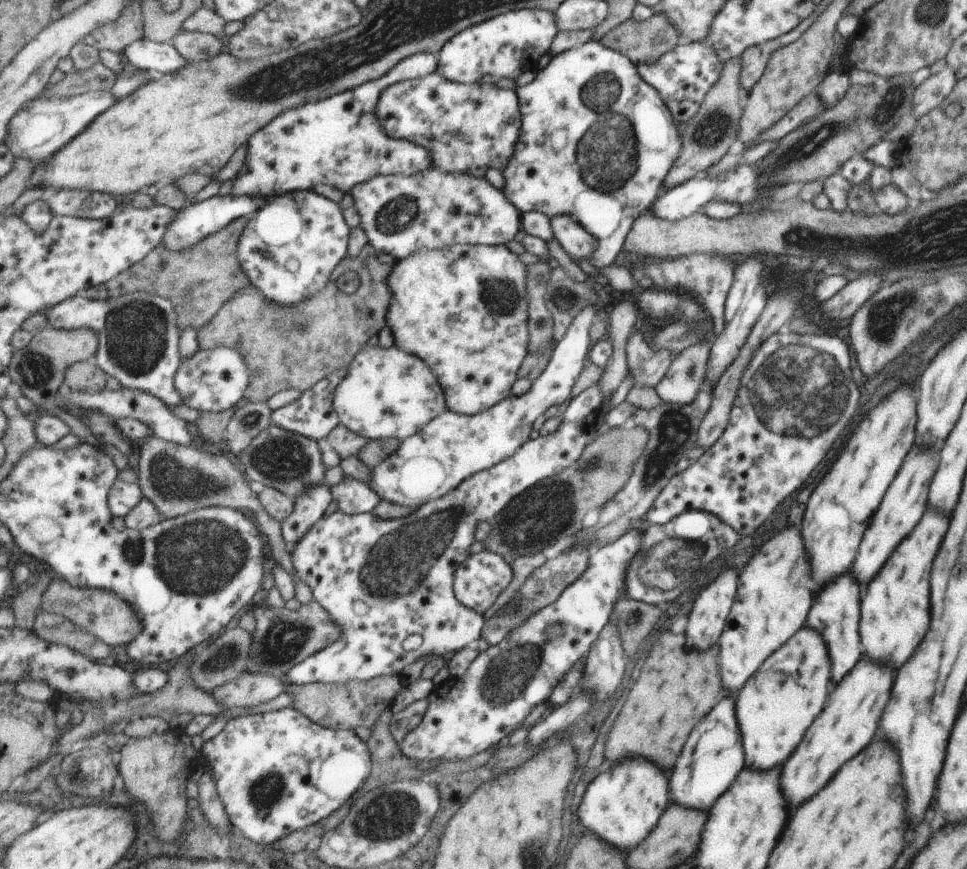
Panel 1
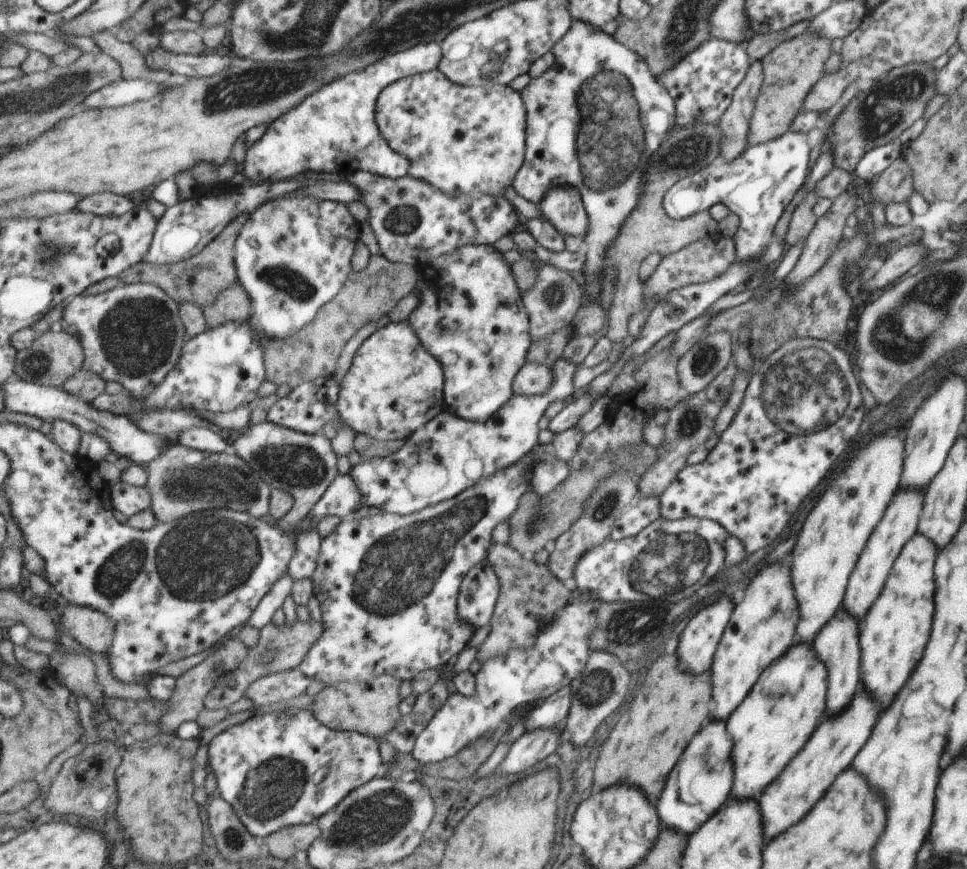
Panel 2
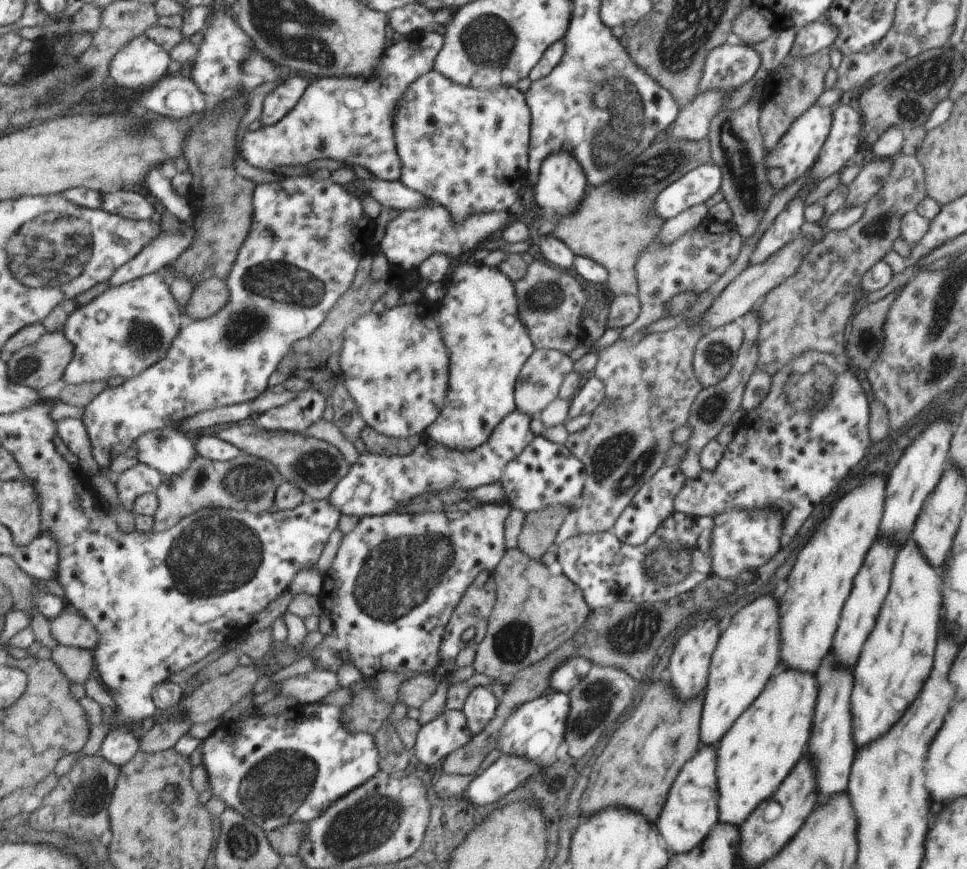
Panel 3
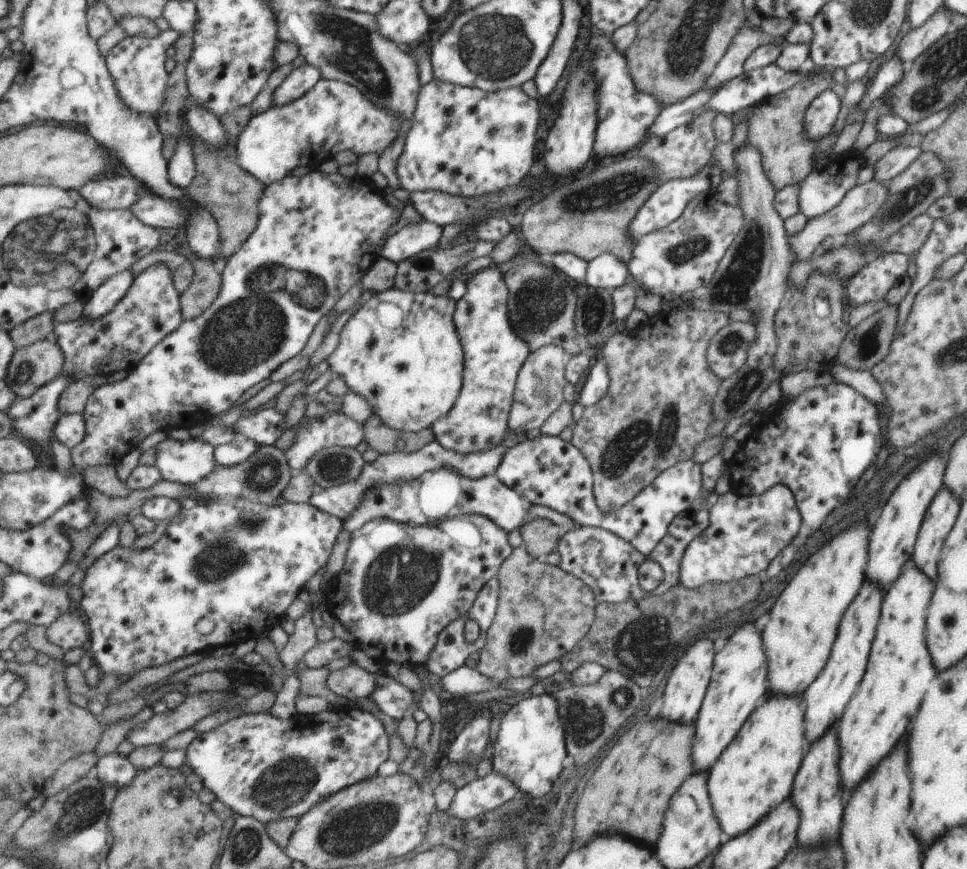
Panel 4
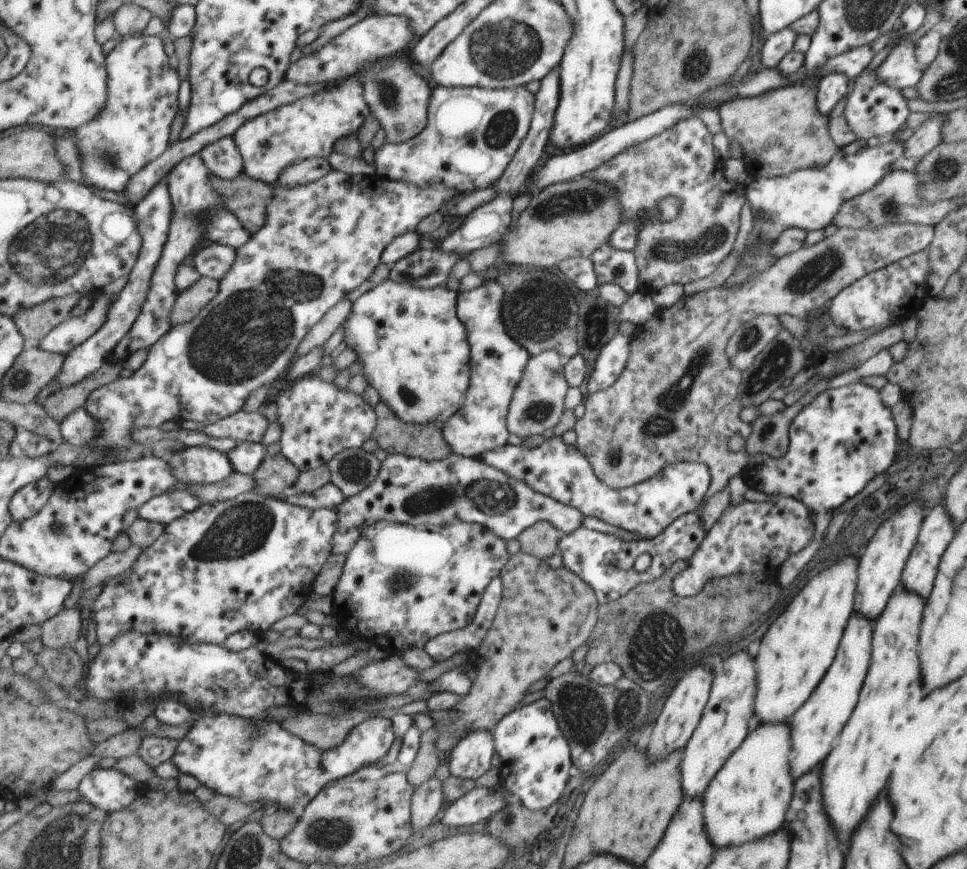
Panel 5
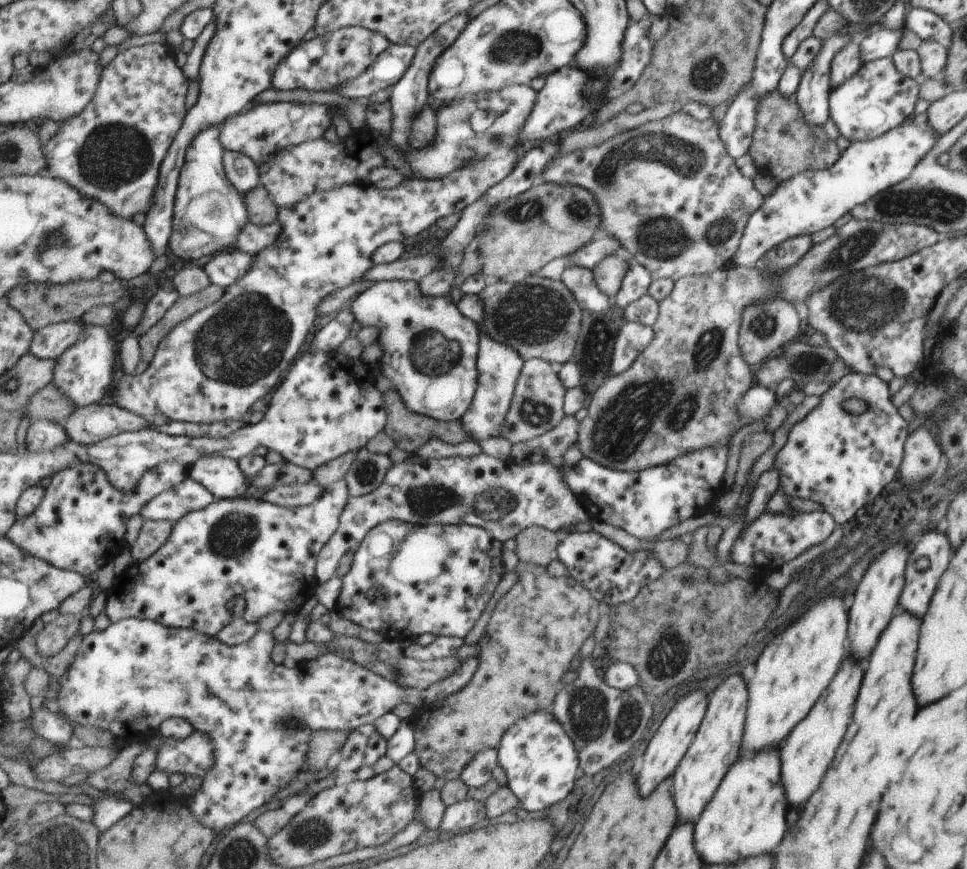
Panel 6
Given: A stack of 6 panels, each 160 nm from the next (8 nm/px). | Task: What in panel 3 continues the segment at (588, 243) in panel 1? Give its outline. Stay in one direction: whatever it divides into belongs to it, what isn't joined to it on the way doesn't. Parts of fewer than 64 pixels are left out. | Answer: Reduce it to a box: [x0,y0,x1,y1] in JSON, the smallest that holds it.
[533,152,585,215]

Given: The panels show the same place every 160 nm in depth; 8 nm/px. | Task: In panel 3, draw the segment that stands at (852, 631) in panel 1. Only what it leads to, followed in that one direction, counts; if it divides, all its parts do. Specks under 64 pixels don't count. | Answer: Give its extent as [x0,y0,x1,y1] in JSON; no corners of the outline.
[809,654,855,796]

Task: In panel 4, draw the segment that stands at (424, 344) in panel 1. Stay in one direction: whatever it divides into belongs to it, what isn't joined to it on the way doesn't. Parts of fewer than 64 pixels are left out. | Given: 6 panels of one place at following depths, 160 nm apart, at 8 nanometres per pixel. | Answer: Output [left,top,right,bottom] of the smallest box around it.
[433,266,531,455]

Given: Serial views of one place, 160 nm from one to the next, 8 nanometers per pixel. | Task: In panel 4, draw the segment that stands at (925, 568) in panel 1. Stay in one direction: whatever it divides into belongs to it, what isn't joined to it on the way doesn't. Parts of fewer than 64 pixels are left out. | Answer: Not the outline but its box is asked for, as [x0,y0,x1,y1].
[837,562,937,788]

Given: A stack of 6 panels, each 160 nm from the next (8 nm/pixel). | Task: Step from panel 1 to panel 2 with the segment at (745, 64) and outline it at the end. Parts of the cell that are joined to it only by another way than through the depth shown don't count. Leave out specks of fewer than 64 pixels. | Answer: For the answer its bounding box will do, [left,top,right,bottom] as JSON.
[717,60,764,160]

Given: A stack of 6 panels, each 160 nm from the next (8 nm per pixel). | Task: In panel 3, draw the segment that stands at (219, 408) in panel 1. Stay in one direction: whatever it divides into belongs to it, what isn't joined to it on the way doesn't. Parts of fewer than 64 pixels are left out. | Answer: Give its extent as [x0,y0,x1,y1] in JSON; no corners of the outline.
[83,176,376,469]

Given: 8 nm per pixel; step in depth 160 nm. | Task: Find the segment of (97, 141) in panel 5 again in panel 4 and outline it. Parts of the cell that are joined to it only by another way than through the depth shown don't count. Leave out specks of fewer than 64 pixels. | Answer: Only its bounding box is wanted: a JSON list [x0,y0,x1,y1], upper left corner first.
[108,30,181,116]

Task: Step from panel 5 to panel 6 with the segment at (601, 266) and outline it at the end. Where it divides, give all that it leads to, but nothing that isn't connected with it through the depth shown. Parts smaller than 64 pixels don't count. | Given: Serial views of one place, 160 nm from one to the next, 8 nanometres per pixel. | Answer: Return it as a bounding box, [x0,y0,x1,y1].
[610,258,651,310]

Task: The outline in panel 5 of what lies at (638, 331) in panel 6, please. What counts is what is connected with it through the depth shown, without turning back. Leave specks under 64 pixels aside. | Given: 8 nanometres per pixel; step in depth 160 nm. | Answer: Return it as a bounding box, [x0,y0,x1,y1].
[585,332,633,394]

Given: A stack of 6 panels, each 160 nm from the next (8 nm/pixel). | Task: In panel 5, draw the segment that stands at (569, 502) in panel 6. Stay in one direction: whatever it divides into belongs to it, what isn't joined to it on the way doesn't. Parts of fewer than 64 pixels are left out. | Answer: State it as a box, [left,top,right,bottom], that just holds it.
[333,453,582,555]

